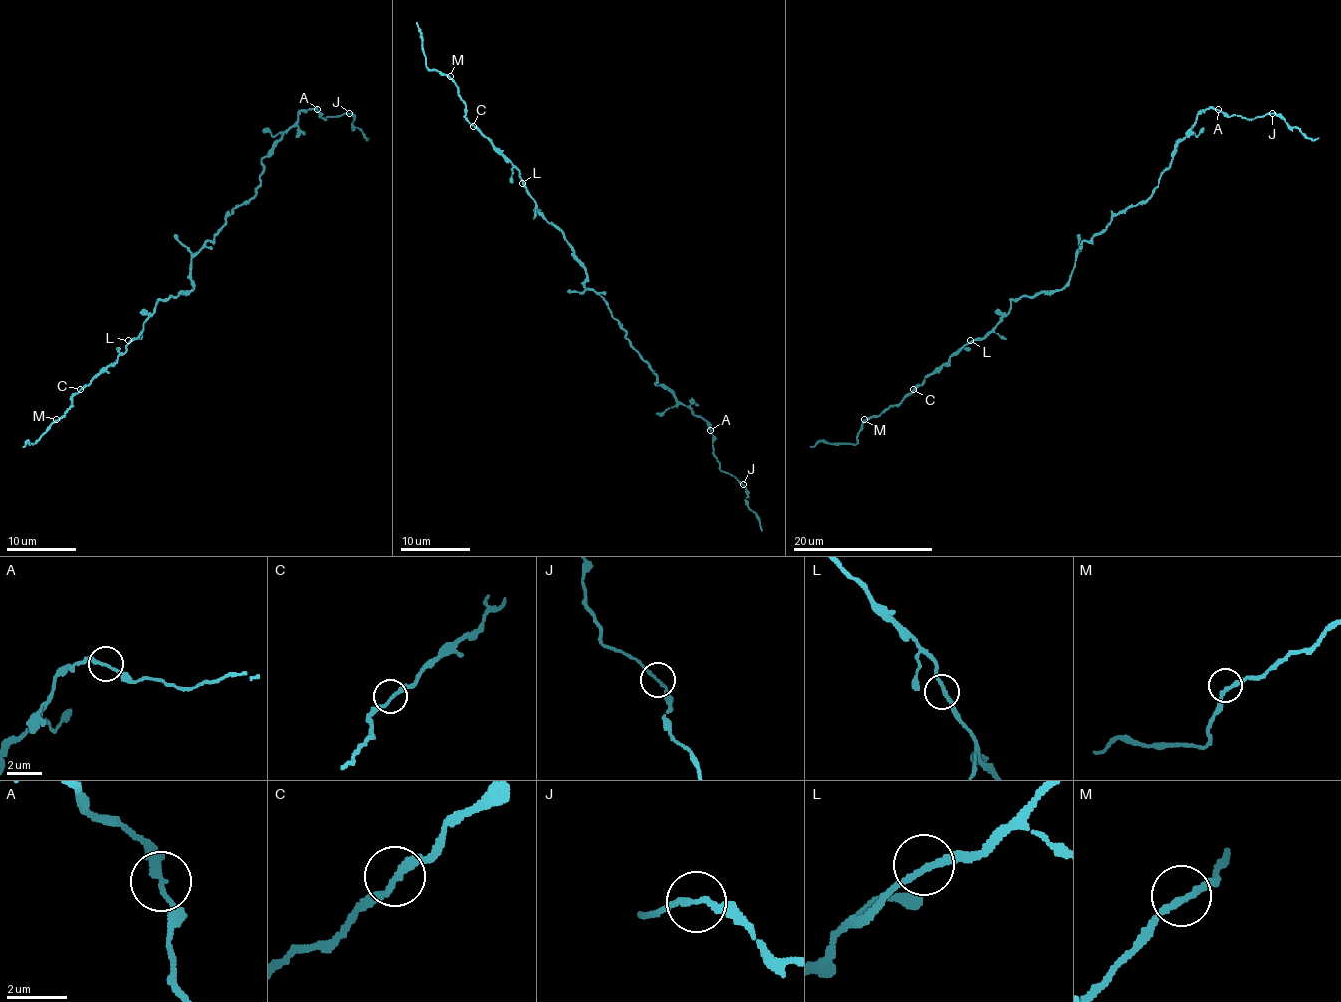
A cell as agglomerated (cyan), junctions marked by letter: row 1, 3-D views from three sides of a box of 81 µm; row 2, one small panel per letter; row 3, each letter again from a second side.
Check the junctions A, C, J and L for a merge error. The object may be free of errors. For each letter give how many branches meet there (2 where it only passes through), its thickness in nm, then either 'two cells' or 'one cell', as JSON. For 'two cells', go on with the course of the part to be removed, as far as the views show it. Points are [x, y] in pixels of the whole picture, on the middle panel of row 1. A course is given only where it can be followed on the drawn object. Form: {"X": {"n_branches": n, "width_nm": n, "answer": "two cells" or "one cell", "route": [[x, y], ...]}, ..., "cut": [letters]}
{"A": {"n_branches": 2, "width_nm": 200, "answer": "one cell"}, "C": {"n_branches": 2, "width_nm": 200, "answer": "one cell"}, "J": {"n_branches": 2, "width_nm": 170, "answer": "one cell"}, "L": {"n_branches": 2, "width_nm": 200, "answer": "one cell"}, "cut": []}

